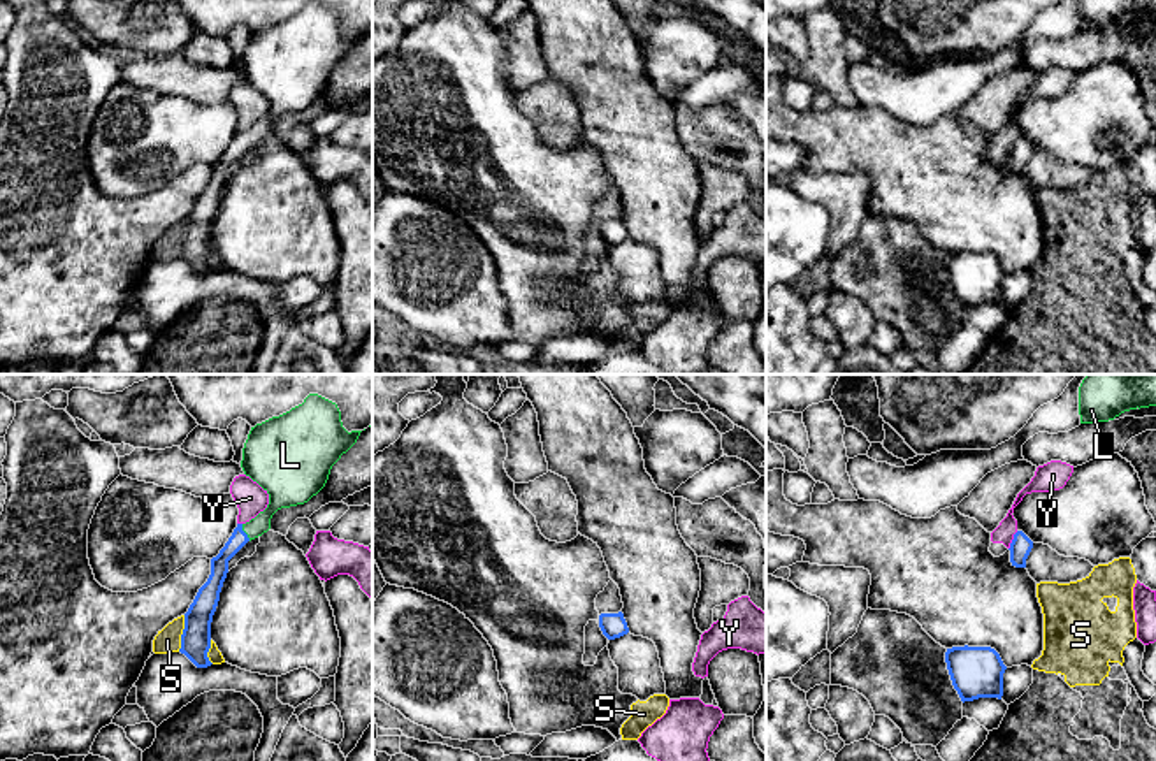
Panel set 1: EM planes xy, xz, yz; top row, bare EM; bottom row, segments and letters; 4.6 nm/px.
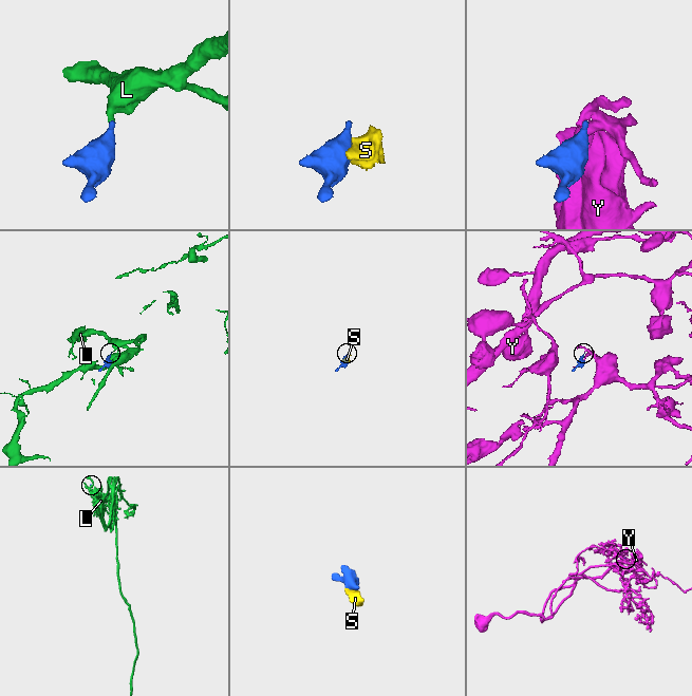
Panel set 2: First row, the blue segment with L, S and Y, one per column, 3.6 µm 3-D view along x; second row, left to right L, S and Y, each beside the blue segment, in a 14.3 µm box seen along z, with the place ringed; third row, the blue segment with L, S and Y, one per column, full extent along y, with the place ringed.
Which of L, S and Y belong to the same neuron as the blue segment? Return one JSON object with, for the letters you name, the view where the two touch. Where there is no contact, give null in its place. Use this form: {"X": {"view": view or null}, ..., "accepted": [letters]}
{"L": {"view": "xy"}, "accepted": ["L"]}

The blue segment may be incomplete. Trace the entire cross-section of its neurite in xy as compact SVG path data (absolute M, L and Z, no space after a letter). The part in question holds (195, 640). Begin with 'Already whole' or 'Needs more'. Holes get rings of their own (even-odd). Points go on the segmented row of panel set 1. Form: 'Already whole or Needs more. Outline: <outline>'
Needs more. Outline: M309 394L302 404L251 427L241 467L269 494L269 504L249 522L237 524L225 547L211 559L211 575L184 613L179 652L197 668L213 664L207 657L211 622L228 561L248 541L271 529L278 510L304 504L316 496L332 466L357 443L360 432L348 432L337 404L318 394Z

